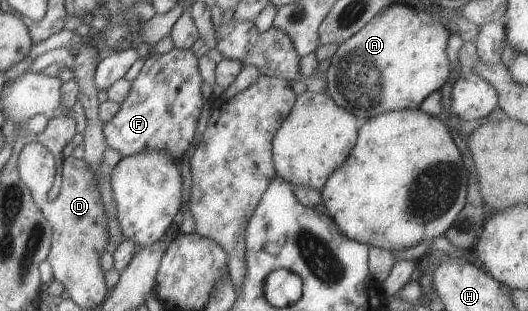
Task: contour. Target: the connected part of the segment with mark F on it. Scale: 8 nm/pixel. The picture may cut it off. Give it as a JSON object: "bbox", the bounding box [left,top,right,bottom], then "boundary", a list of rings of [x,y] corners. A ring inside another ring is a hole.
{"bbox":[102,47,204,161],"boundary":[[[173,47],[162,55],[148,52],[139,74],[130,82],[129,94],[120,104],[119,112],[102,124],[107,147],[119,152],[122,157],[139,154],[147,148],[163,148],[173,160],[181,161],[193,139],[204,104],[197,60],[191,49]]]}

